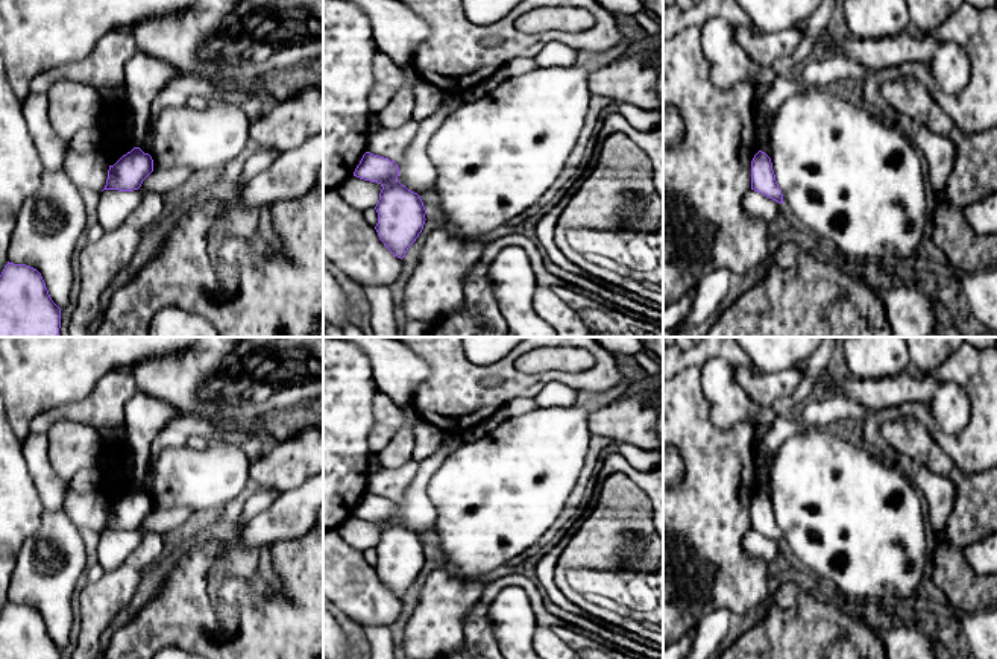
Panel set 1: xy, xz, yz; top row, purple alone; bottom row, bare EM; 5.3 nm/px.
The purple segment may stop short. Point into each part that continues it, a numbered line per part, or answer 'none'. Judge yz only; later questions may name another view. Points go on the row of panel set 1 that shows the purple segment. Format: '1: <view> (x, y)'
none

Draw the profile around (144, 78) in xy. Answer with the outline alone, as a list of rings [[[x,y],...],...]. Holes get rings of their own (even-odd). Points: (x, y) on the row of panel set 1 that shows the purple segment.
[[[140,50],[124,65],[126,112],[124,123],[134,147],[140,147],[150,117],[150,103],[175,77],[184,76],[162,61]]]

